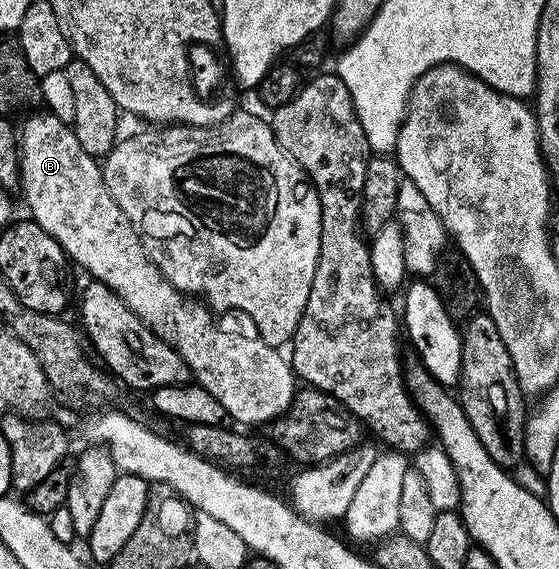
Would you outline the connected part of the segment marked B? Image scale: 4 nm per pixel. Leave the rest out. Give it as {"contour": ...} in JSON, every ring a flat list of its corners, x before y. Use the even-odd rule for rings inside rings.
{"contour":[[34,111,31,112,30,118,22,125,22,133,20,129,20,136,18,137,18,148,20,150,18,154,18,175,20,178,20,194,26,200,26,205,30,208,29,216,35,221,40,227,44,227,44,231,48,231,48,235,52,235,52,239,56,239,56,243,60,243,60,247,66,252,67,258,71,262,74,261,78,265,83,265,91,274,89,275,93,280,102,281,113,293,120,299,124,299,124,303,129,307,132,312,139,317,142,322,151,329,152,332,161,339,161,341,166,341,177,351,179,355,184,359,184,363,188,363,190,372,192,374,193,380,208,391,208,395,213,395,217,401,220,402,220,407,224,407,227,418,232,422,239,421,242,425,262,425,267,421,267,423,273,422,275,419,282,416,286,412,286,408,293,403,294,394,296,392,296,374,287,358,282,357,275,346,264,343,264,339,258,336,257,332,249,331,250,333,233,333,230,329,225,329,222,325,217,325,214,322,215,314,211,312,209,308,201,300,195,299,193,296,181,293,177,287,171,281,167,281,163,277,161,271,154,265,153,261,146,256,146,251,142,247,142,238,139,237,138,232,135,231,134,225,129,221,124,215,122,208,116,203,116,199,112,199,112,195,108,191,108,187,104,183,102,178,102,166,99,164,94,157,84,151,84,148,80,145,79,140,74,134,73,129,67,122,56,119,56,115,52,115,49,111]]}

